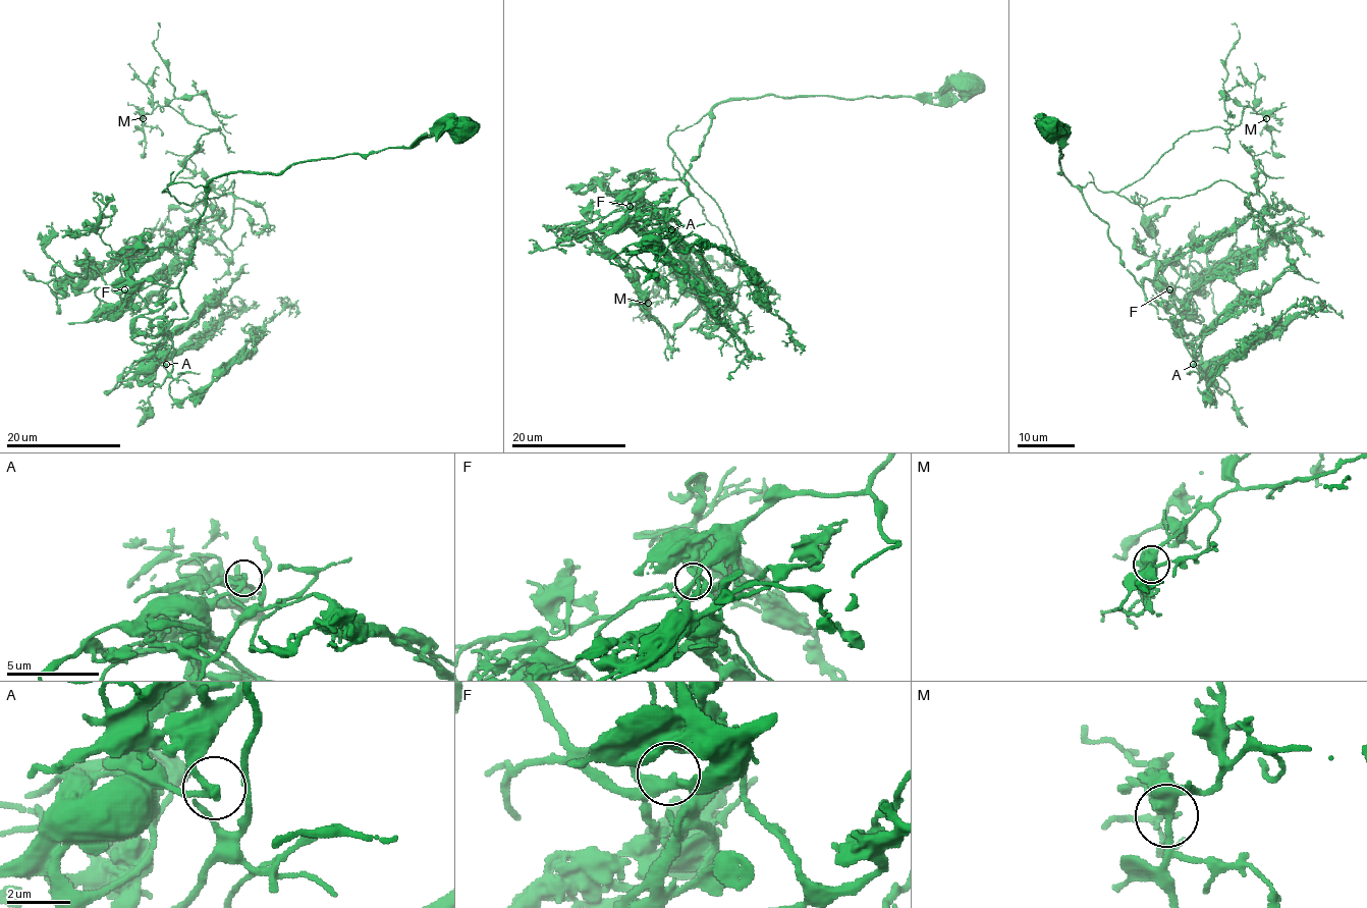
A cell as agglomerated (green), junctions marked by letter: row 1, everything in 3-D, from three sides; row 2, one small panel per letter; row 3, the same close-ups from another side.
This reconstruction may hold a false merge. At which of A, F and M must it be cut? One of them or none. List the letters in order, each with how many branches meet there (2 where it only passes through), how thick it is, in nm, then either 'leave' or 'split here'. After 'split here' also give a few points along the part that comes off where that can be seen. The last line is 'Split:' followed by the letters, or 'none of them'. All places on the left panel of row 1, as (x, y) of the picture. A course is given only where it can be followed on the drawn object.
A: branches 2; calibre 240 nm; leave
F: branches 2; calibre 320 nm; leave
M: branches 2; calibre 400 nm; leave
Split: none of them

